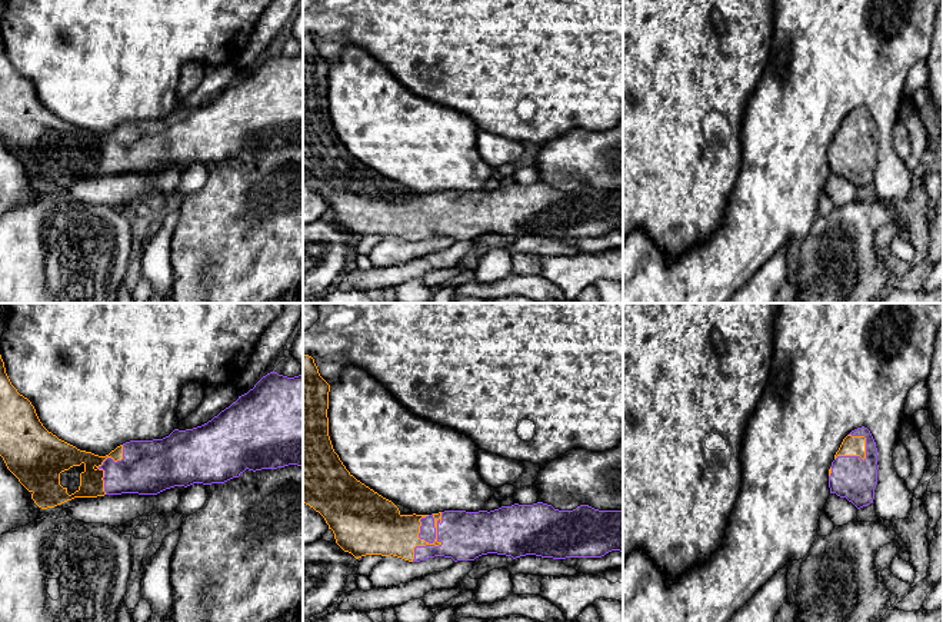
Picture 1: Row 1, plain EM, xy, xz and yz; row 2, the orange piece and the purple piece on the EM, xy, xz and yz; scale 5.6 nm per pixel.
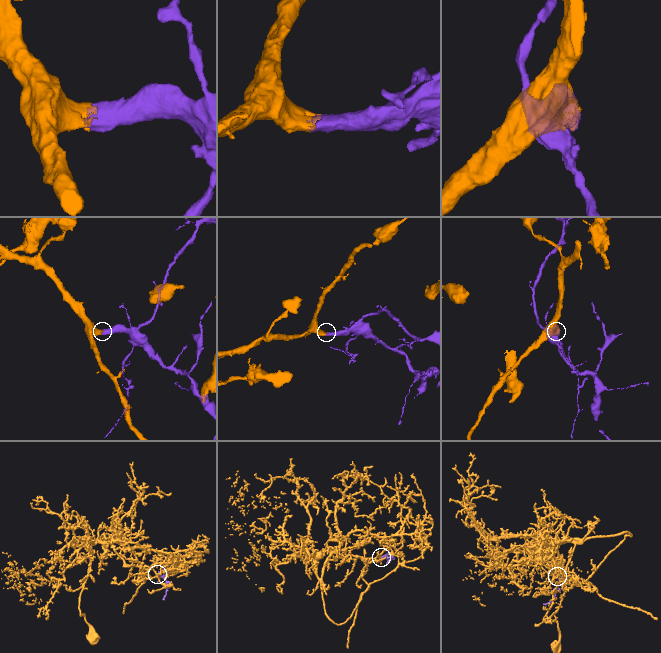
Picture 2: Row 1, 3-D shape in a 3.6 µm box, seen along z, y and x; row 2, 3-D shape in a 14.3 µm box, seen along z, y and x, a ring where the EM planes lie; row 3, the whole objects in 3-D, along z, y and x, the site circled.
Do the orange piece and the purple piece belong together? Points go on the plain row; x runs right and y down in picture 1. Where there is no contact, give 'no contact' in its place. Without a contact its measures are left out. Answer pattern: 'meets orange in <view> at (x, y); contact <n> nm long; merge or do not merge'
meets orange in xz at (433, 222); contact 320 nm long; merge

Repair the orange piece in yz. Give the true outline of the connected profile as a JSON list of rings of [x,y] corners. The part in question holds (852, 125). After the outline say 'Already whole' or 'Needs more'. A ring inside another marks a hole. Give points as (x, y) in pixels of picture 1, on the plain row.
[[[864,106],[842,122],[829,149],[830,173],[846,177],[857,189],[873,183],[877,164],[877,127]]]. Needs more

